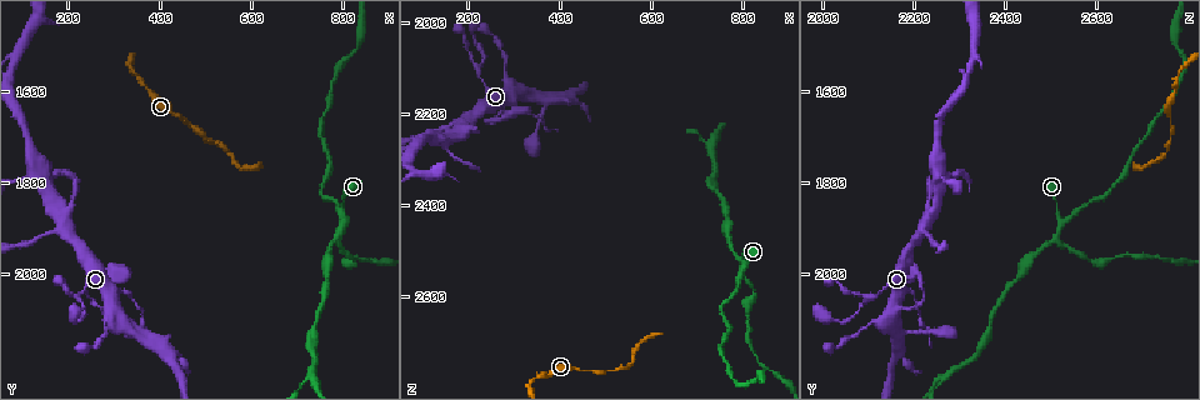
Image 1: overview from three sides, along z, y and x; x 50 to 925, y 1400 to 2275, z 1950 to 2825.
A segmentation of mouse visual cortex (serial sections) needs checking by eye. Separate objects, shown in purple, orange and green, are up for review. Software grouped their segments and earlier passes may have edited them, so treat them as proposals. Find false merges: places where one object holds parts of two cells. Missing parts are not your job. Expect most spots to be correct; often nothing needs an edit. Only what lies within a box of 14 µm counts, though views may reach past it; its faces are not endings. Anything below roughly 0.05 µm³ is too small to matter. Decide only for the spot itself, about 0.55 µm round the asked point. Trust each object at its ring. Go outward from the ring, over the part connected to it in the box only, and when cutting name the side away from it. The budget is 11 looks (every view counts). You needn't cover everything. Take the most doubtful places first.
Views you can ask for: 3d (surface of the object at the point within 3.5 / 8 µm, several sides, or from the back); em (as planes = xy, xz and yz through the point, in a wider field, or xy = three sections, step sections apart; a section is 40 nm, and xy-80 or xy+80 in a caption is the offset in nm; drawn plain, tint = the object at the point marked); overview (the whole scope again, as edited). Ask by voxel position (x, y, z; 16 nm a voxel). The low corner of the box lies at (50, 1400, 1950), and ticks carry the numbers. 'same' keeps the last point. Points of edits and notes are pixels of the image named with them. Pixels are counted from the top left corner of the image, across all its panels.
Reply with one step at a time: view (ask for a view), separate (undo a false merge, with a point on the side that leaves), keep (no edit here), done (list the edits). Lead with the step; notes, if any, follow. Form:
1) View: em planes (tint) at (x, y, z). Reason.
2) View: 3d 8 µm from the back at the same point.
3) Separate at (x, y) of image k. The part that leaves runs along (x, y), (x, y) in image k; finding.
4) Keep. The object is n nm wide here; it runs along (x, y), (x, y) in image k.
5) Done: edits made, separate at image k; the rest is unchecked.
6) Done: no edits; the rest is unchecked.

View: 3d 3.5 µm at (800, 1885, 2520). Sharp bend.

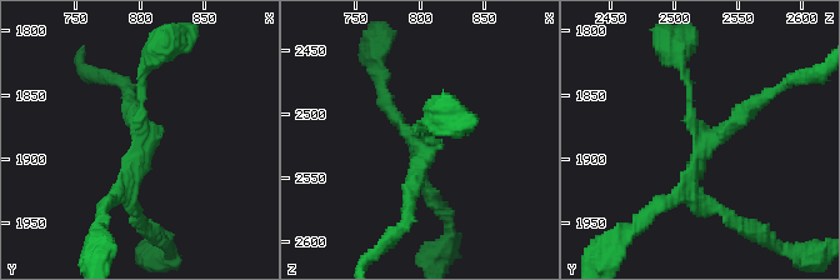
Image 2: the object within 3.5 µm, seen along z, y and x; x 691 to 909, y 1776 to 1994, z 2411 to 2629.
View: em planes (tint) at (806, 1886, 2524). 3 arms meet here; the arms are 100, 150, 200 nm wide.

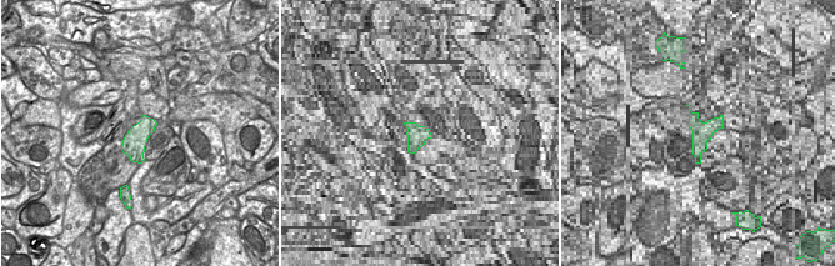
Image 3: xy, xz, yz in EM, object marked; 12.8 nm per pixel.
Keep. All the same cell.

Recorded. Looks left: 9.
View: 3d 3.5 µm at (730, 2215, 2275). Side arm on a straight run.

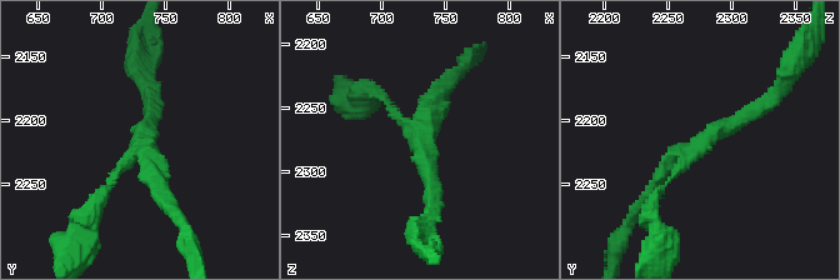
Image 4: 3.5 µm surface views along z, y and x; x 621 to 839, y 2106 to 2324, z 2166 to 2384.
View: em xy step 1 (tint) at (730, 2220, 2272). Now the EM.

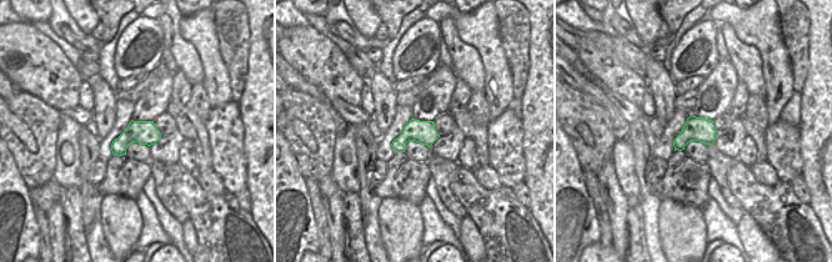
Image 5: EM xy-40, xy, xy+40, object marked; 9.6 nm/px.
Keep. 3 arms meet here; it runs along (765, 104), (673, 158), (644, 200) in image 4; one cell here.

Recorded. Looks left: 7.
View: 3d 3.5 µm at (220, 2055, 2100). Three-way junction.

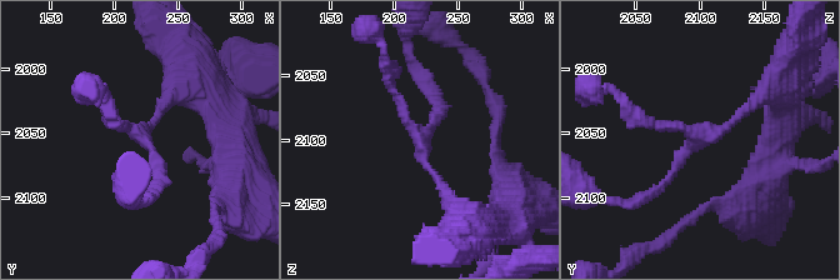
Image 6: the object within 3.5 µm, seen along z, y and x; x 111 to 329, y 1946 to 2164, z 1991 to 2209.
View: em xy step 3 (tint) at (222, 2052, 2100). 3 arms meet here; the arms are 150, 150, 200 nm wide; shape alone is not enough.

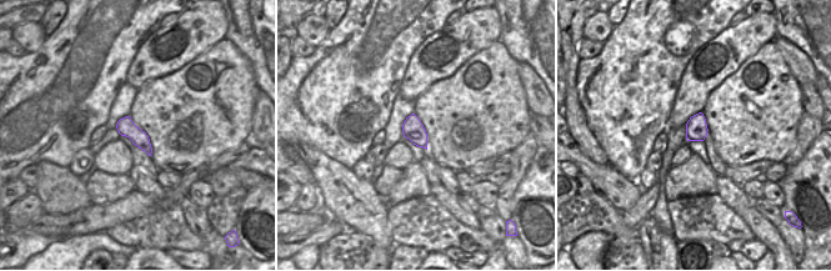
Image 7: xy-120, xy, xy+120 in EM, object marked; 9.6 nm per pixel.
Keep. It runs along (761, 94), (691, 144), (650, 194) in image 6; one cell here.

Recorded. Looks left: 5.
View: 3d 3.5 µm at (460, 1665, 2765). Narrows sharply.

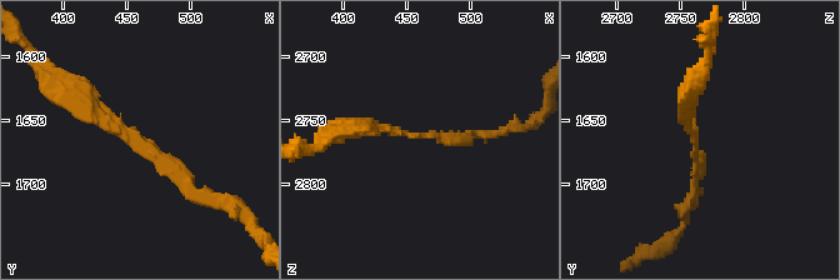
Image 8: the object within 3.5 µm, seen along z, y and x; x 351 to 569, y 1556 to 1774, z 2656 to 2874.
View: em xy step 2 (tint) at (460, 1666, 2760). The arms are 150, 250 nm wide.

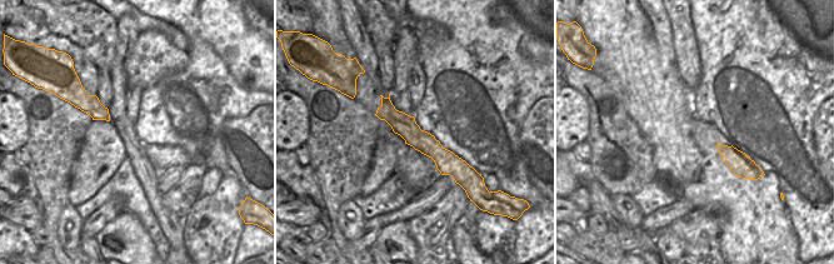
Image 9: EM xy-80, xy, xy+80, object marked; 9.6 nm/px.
Keep. It runs along (384, 100), (459, 162) in image 9; one cell here.

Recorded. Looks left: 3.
Done: no edits; the rest is unchecked.

